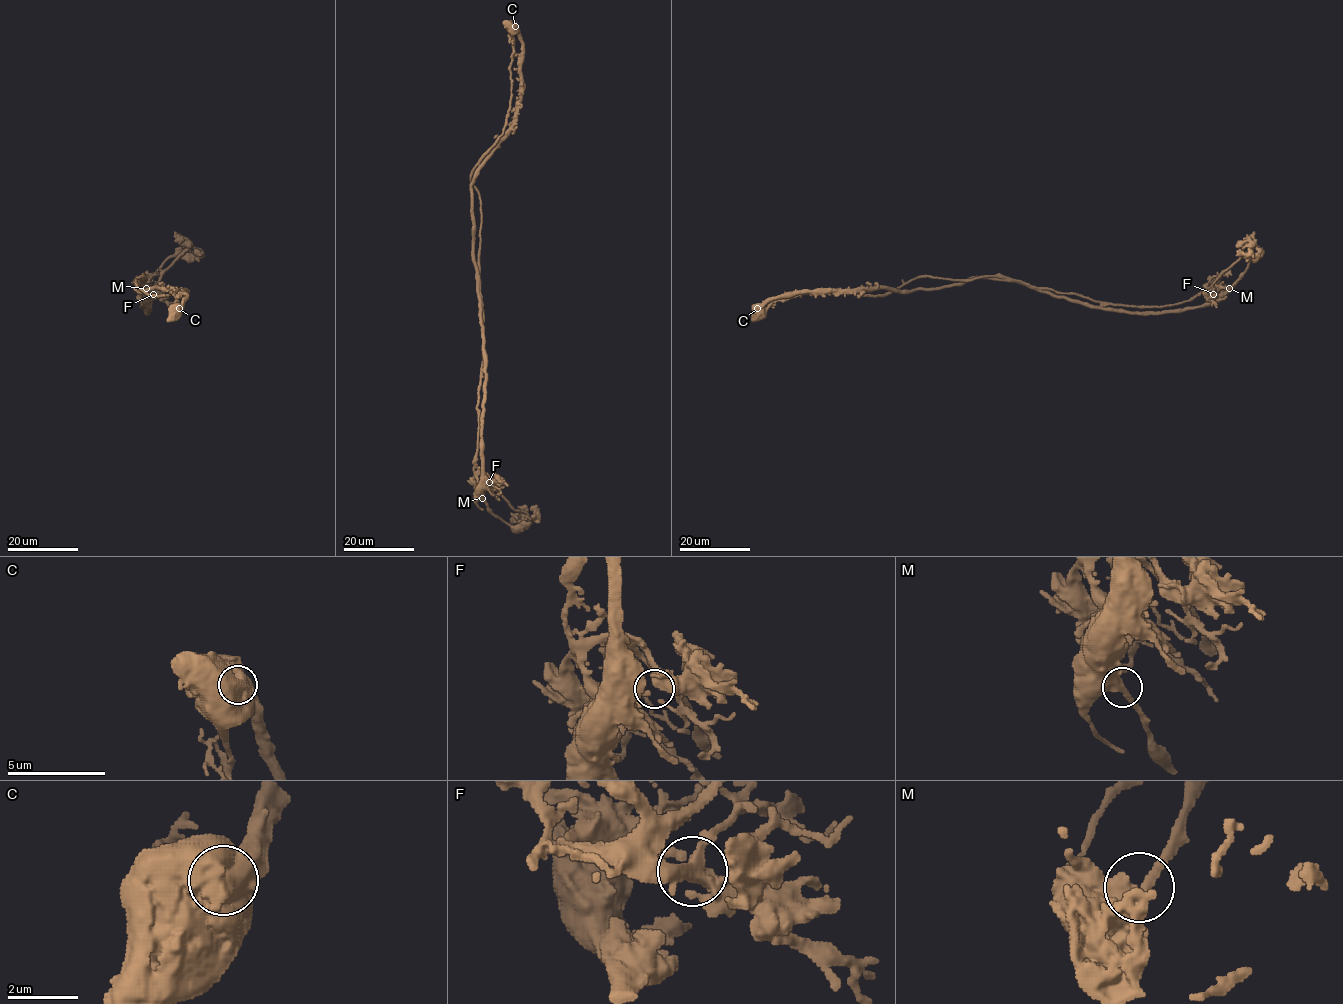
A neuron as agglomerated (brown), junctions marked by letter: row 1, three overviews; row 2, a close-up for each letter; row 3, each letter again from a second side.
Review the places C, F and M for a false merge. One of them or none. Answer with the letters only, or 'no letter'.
C

